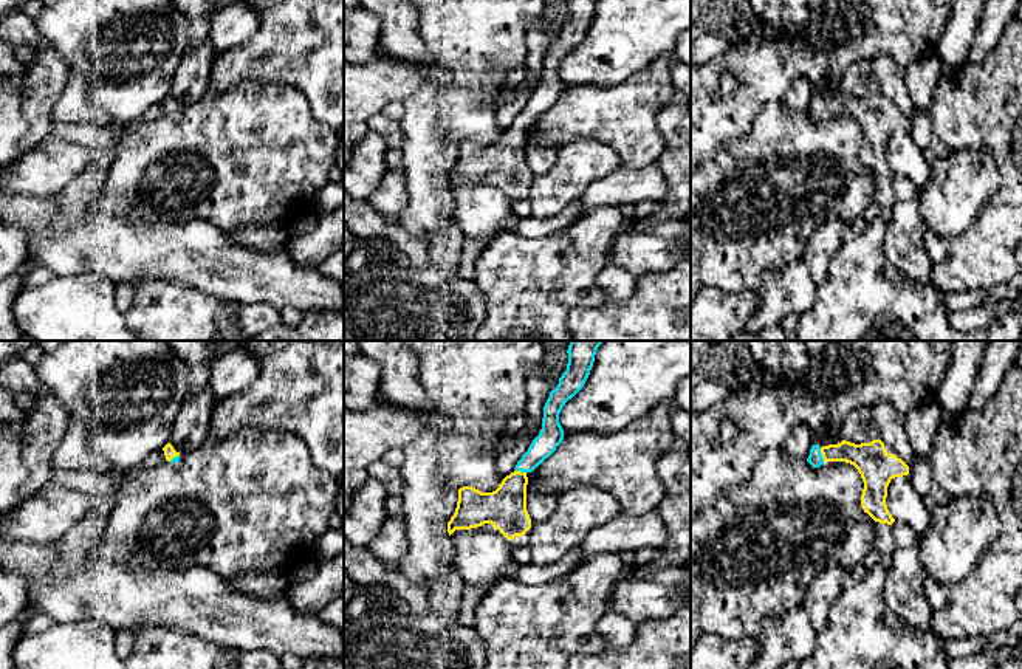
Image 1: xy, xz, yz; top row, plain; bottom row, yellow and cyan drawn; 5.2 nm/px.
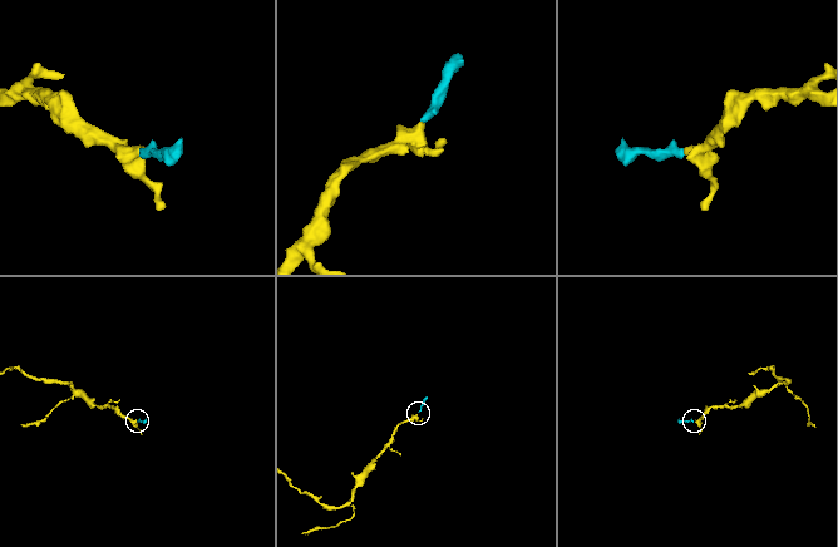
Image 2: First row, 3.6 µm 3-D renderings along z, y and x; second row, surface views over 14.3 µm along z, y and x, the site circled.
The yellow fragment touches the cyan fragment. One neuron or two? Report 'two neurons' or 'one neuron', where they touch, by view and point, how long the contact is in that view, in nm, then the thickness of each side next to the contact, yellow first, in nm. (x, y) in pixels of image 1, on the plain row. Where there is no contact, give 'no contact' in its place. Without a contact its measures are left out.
one neuron; meets yellow in yz at (821, 106); contact 80 nm long; 160 nm thick on the yellow side, 80 nm on the other

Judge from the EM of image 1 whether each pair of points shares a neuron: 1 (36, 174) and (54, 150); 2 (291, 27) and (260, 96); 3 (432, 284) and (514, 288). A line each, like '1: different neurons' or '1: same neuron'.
1: same neuron
2: different neurons
3: different neurons

